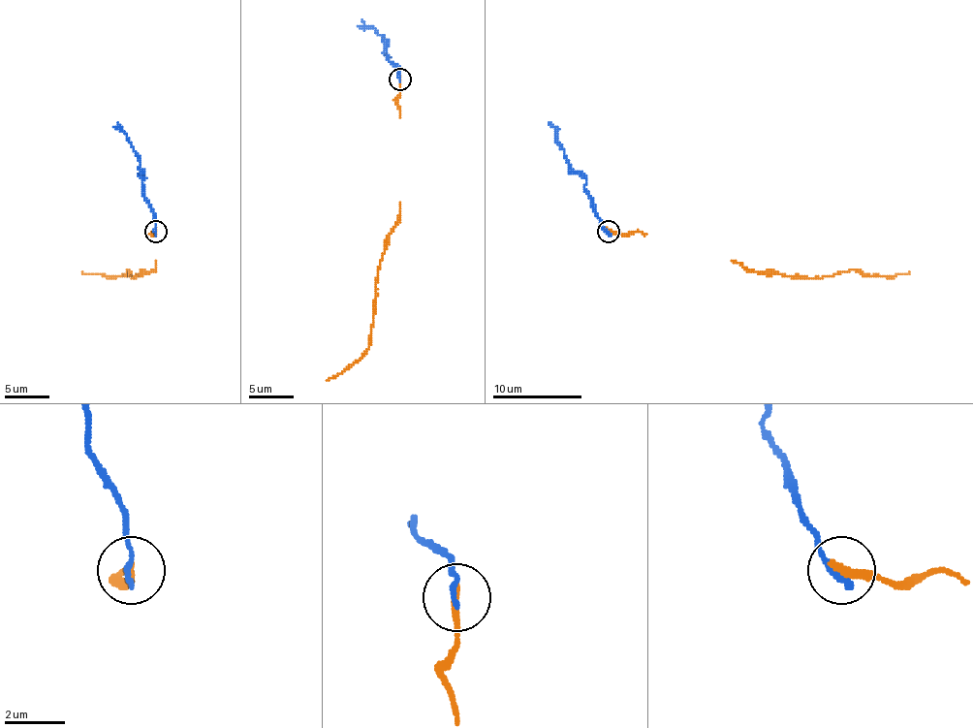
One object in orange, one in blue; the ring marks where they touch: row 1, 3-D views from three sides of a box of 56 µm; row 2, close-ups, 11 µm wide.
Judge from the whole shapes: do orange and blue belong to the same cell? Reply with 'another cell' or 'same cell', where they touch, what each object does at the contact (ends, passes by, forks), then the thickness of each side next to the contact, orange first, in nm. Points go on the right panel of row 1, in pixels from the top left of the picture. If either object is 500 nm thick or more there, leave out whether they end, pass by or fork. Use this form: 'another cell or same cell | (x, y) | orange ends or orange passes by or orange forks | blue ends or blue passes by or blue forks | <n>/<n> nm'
another cell | (608, 231) | orange ends | blue ends | 300/240 nm

